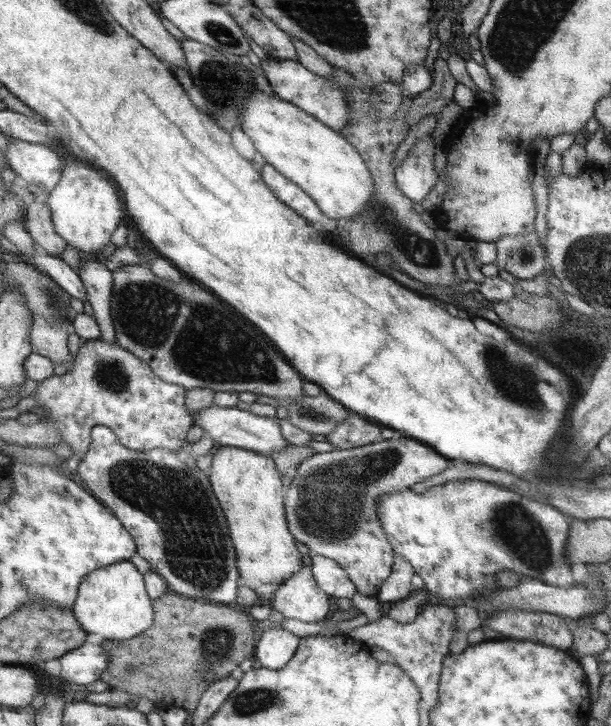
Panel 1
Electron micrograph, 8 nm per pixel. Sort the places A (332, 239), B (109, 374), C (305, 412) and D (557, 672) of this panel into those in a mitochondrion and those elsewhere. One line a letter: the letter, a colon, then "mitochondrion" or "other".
A: other
B: mitochondrion
C: mitochondrion
D: other

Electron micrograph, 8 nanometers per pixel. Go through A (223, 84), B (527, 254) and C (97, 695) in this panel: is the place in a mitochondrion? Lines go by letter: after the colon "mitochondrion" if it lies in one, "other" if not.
A: mitochondrion
B: mitochondrion
C: other

